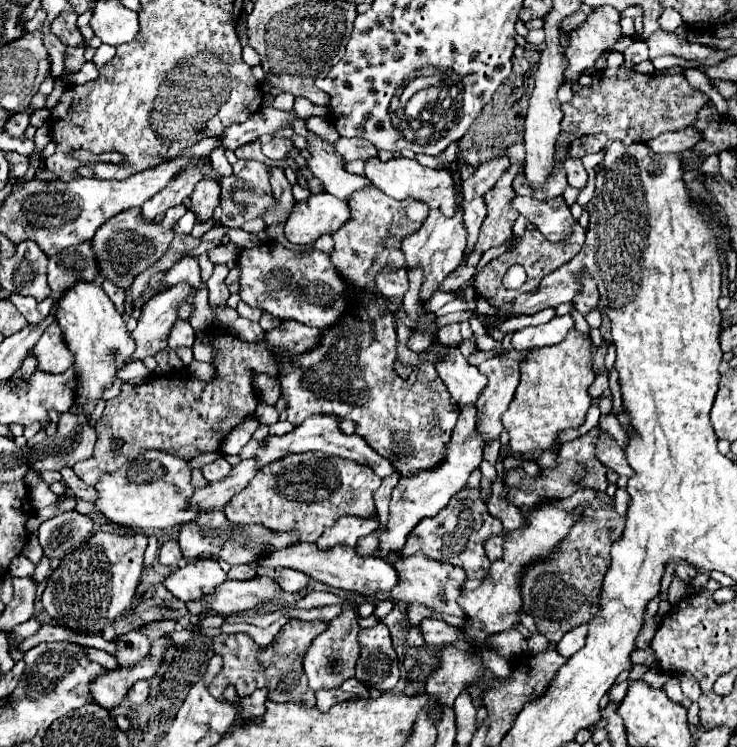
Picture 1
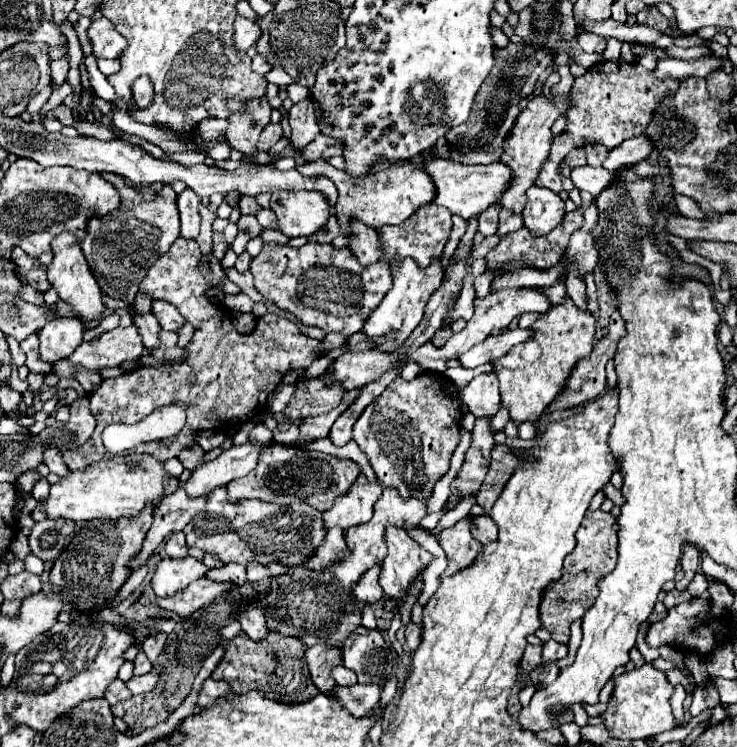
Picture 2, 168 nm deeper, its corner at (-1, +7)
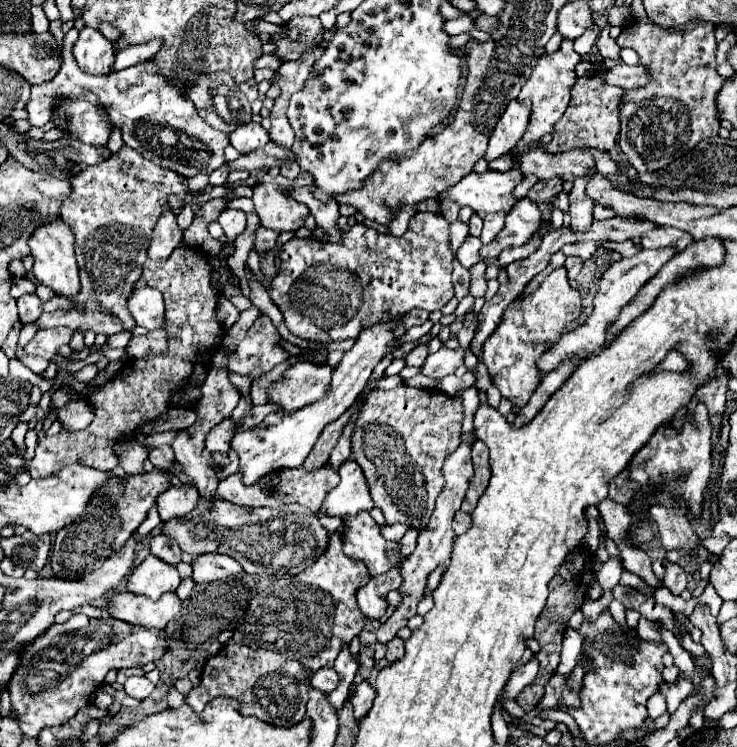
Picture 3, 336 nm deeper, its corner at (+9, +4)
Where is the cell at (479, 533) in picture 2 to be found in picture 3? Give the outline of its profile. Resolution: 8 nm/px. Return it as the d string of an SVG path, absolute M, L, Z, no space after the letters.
M457 511L455 519L453 519L453 531L455 531L455 535L463 535L465 531L469 531L471 525L473 525L471 515L465 513L465 511Z

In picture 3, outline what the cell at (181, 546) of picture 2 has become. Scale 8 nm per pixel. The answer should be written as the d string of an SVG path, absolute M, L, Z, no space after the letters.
M155 535L153 539L151 539L151 543L149 543L149 547L151 547L151 553L155 555L155 557L159 557L159 559L163 559L165 563L171 563L171 565L177 565L179 561L181 561L181 549L179 549L179 545L177 545L177 541L173 541L171 537L167 537L167 535Z

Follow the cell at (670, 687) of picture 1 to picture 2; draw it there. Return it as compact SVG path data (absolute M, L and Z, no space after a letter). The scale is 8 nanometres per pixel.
M676 686L673 695L671 696L671 708L678 722L678 717L684 717L683 702L687 697L687 692L683 686Z

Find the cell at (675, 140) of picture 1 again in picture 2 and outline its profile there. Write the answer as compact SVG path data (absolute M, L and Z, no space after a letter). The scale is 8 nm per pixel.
M635 136L631 140L625 140L617 148L609 150L601 166L611 172L619 172L619 170L631 168L633 164L645 160L649 154L651 154L651 142L645 136Z

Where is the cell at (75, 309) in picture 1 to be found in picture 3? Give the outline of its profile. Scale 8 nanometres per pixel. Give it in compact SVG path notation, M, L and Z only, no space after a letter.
M61 219L49 221L43 227L39 227L31 239L29 239L29 247L31 247L31 255L35 257L35 265L33 265L33 275L37 277L39 283L51 287L57 295L65 295L65 297L73 297L77 295L77 291L81 291L81 283L79 283L79 273L77 273L77 261L75 261L75 251L73 251L73 231L71 227L67 227L67 223L63 223Z

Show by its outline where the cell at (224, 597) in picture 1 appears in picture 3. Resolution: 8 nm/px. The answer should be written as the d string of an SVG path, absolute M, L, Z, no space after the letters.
M117 593L111 601L109 613L115 619L127 621L131 625L141 625L147 629L163 629L181 607L177 593L165 593L159 601L151 601L145 595L135 593Z

